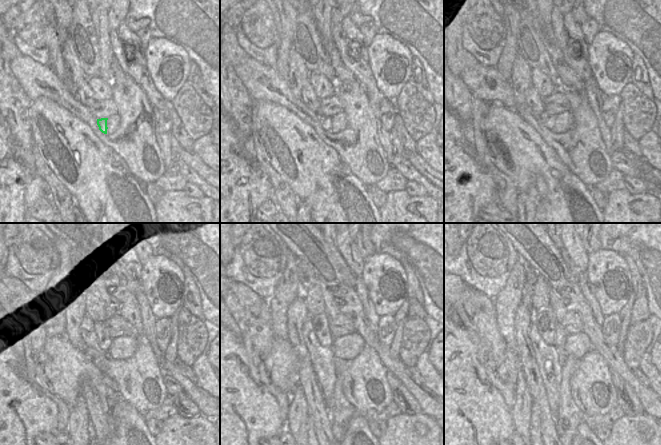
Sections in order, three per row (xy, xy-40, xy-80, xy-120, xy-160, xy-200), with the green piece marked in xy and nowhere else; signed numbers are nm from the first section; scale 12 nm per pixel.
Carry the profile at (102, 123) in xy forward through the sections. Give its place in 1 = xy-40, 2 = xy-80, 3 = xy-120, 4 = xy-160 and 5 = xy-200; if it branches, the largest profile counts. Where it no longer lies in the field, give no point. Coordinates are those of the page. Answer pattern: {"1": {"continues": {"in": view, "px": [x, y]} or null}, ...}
{"1": {"continues": {"in": "xy-40", "px": [326, 123]}}, "2": {"continues": {"in": "xy-80", "px": [549, 120]}}, "3": {"continues": {"in": "xy-120", "px": [104, 341]}}, "4": {"continues": {"in": "xy-160", "px": [320, 322]}}, "5": {"continues": {"in": "xy-200", "px": [545, 319]}}}

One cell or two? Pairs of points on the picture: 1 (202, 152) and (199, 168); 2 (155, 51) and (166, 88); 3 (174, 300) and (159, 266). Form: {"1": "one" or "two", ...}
{"1": "two", "2": "one", "3": "one"}

